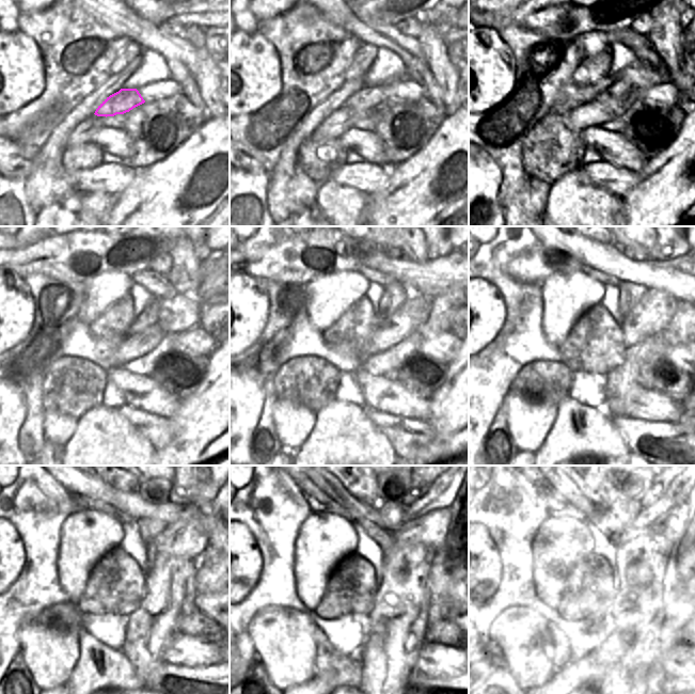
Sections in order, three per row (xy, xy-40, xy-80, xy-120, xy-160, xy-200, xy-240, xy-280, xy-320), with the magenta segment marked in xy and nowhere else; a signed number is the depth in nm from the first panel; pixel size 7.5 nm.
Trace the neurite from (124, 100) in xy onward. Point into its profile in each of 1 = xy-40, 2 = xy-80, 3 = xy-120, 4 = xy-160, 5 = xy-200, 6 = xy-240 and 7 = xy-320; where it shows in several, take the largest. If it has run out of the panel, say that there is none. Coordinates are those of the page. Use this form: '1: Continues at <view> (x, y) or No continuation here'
1: Continues at xy-40 (367, 98)
2: Continues at xy-80 (620, 87)
3: Continues at xy-120 (148, 316)
4: Continues at xy-160 (395, 294)
5: Continues at xy-200 (630, 293)
6: Continues at xy-240 (148, 529)
7: Continues at xy-320 (628, 510)

